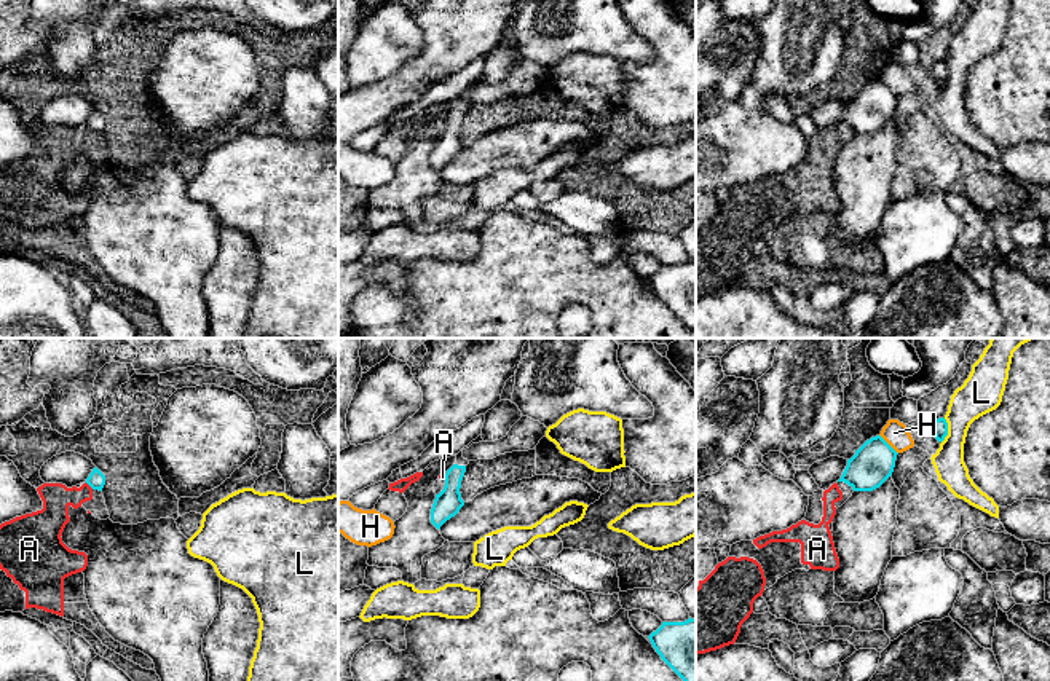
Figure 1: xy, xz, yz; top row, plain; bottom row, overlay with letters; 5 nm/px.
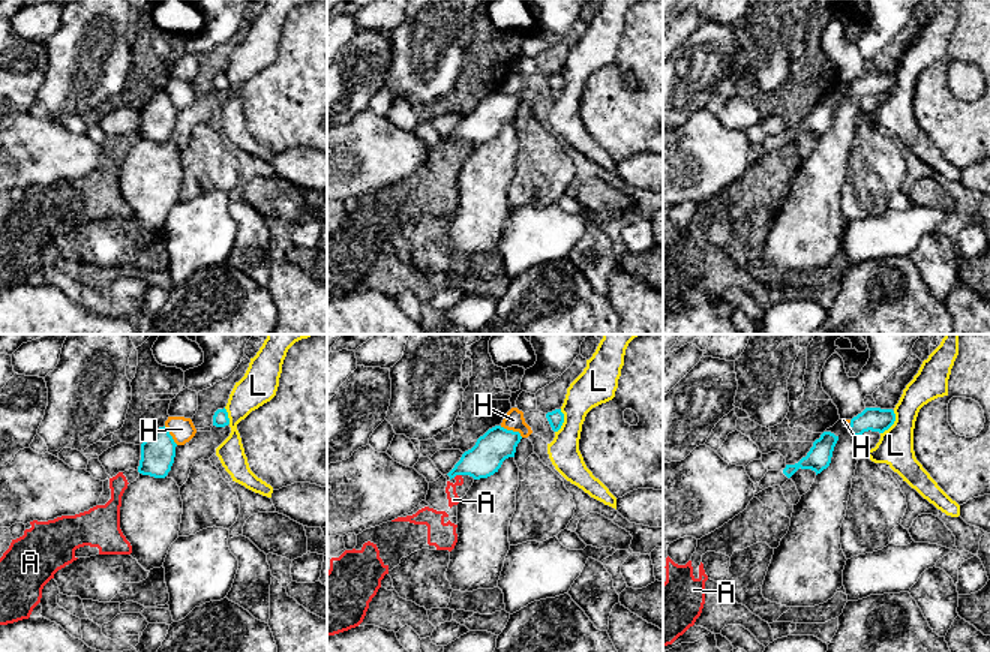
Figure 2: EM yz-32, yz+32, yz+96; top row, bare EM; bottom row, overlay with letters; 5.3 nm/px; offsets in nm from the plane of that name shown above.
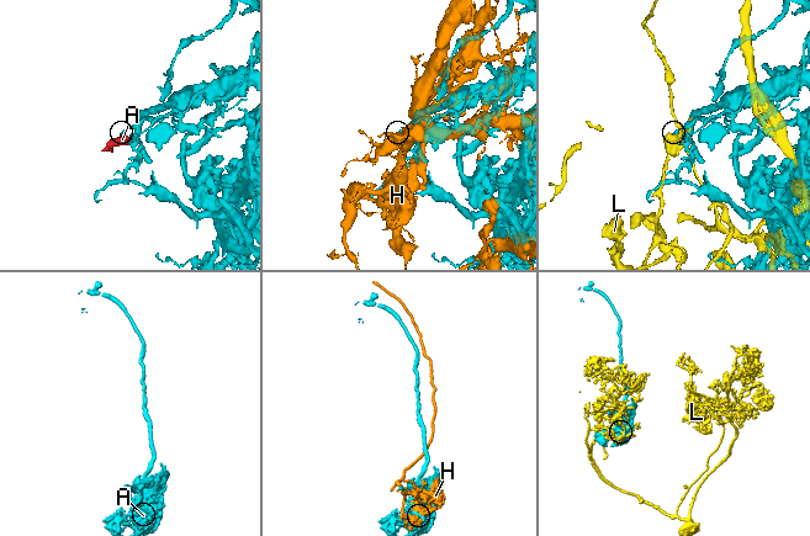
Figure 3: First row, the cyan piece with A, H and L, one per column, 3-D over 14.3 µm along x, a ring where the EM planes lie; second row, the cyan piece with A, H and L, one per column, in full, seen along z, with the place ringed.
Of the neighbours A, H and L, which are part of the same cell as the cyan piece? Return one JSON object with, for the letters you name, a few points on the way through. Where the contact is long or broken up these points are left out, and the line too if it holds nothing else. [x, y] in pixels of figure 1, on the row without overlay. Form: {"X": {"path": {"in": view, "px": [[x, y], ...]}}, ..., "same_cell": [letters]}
{"same_cell": []}

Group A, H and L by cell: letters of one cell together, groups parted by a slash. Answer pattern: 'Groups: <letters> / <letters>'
Groups: A / H / L

